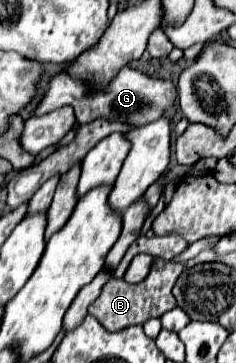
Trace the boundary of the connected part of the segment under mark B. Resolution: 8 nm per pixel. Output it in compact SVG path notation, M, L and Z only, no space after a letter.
M155 259L155 265L151 267L151 273L147 275L147 279L137 285L129 285L129 283L125 283L125 279L111 277L111 283L107 283L107 287L103 289L99 299L95 299L95 303L89 305L89 313L95 315L95 319L111 333L121 331L131 325L143 325L151 317L161 317L163 313L171 311L177 305L171 289L183 270L184 266L181 263Z

